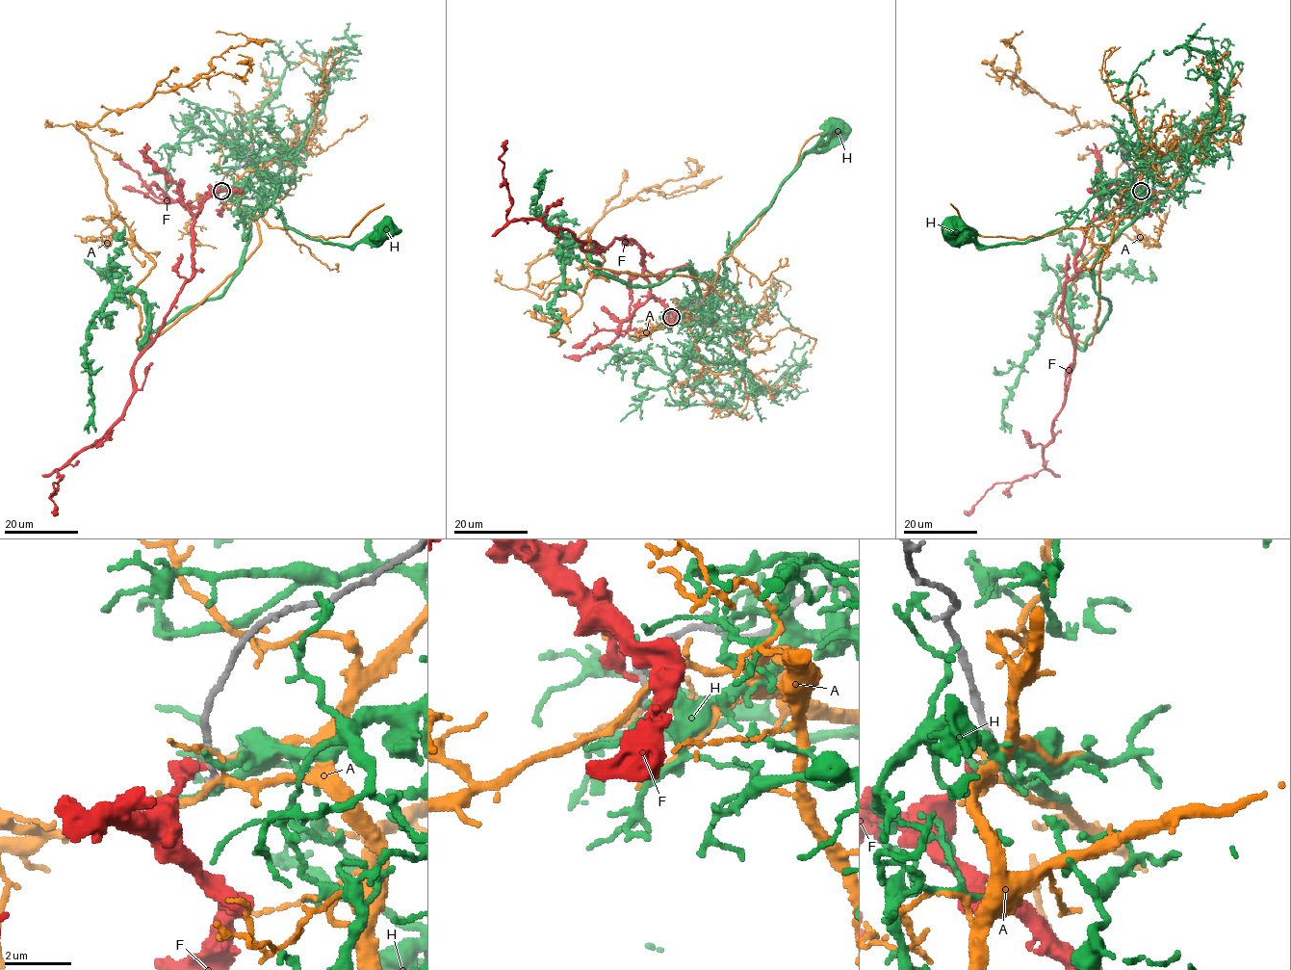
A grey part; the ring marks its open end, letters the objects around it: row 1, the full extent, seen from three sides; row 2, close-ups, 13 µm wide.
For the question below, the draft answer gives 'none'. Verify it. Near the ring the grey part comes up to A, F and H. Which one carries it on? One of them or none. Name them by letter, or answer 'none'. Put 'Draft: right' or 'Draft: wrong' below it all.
none
Draft: right

